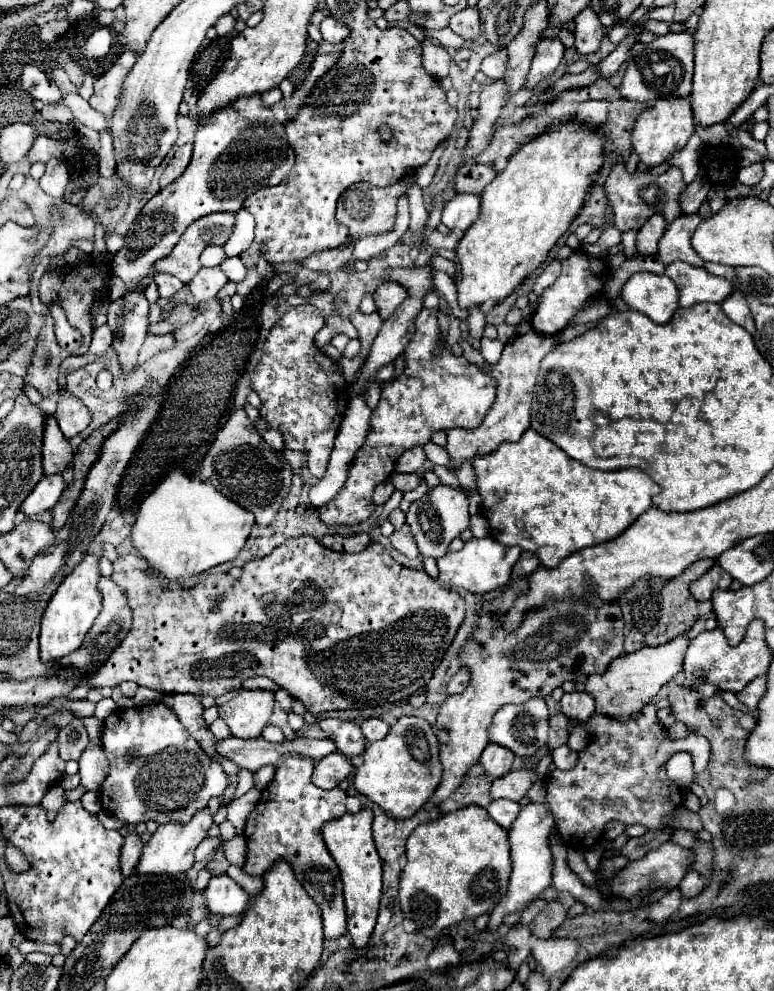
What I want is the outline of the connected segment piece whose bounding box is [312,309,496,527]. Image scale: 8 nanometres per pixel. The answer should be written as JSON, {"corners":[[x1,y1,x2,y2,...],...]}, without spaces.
{"corners":[[422,309,418,313,416,329,414,329,412,341,408,341,408,349,404,349,404,357,406,357,404,373,396,381,382,385,380,403,372,411,372,417,370,417,370,431,366,435,366,441,362,443,360,451,357,451,354,461,348,467,348,477,346,477,344,487,326,505,322,505,318,509,312,507,312,511,318,511,320,513,320,521,324,525,328,525,328,527,364,523,374,513,374,509,376,509,376,505,372,501,374,487,378,483,390,479,395,469,396,459,406,449,426,445,436,431,448,431,448,429,454,429,454,427,476,429,484,421,488,409,492,407,492,403,496,399,496,381,490,375,486,375,484,369,480,369,478,365,472,365,464,357,452,355,452,351,446,349,444,345,440,347,438,309]]}

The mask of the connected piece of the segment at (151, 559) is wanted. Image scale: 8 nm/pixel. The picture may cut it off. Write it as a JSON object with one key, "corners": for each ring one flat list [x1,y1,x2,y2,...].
{"corners":[[174,467,160,485,140,503,136,523,132,525,132,543,136,551,152,565,152,575,164,575,168,581,182,581,192,575,204,573,214,565,226,563,236,559,240,549,244,547,250,531,254,525,252,513,238,507,234,501,226,499,222,493,218,493,212,485,192,479,184,473,184,469]]}

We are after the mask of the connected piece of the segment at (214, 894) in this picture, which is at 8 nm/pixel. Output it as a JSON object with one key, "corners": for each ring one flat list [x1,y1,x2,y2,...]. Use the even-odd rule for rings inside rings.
{"corners":[[214,875,204,891,210,913,214,915,242,915,250,903,250,895,228,875]]}

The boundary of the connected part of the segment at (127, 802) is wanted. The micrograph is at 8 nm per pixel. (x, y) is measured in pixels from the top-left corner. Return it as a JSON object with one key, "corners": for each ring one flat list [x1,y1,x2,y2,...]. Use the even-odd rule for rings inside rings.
{"corners":[[150,703,132,709,118,709,104,721,102,729,102,743,104,753,110,761,110,773,100,789,102,809,110,811,124,823,140,823,140,821,156,821,158,825,164,823,184,823,192,819,194,813,202,811,204,805,216,795,222,795,228,787,228,775,224,773,222,765,208,755,200,755,202,749,198,741,184,729,178,717,164,705,164,703],[126,753,136,753,134,761,126,761]]}

